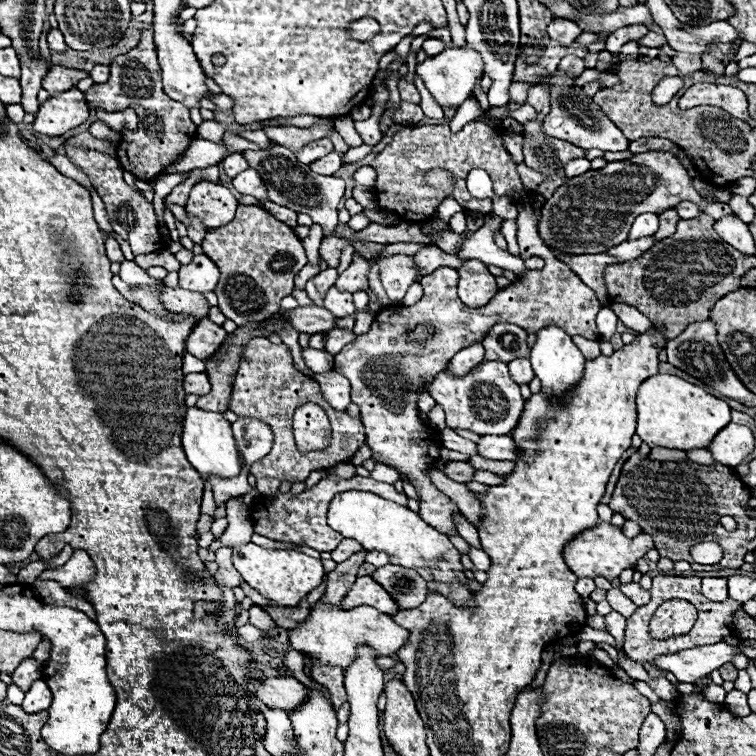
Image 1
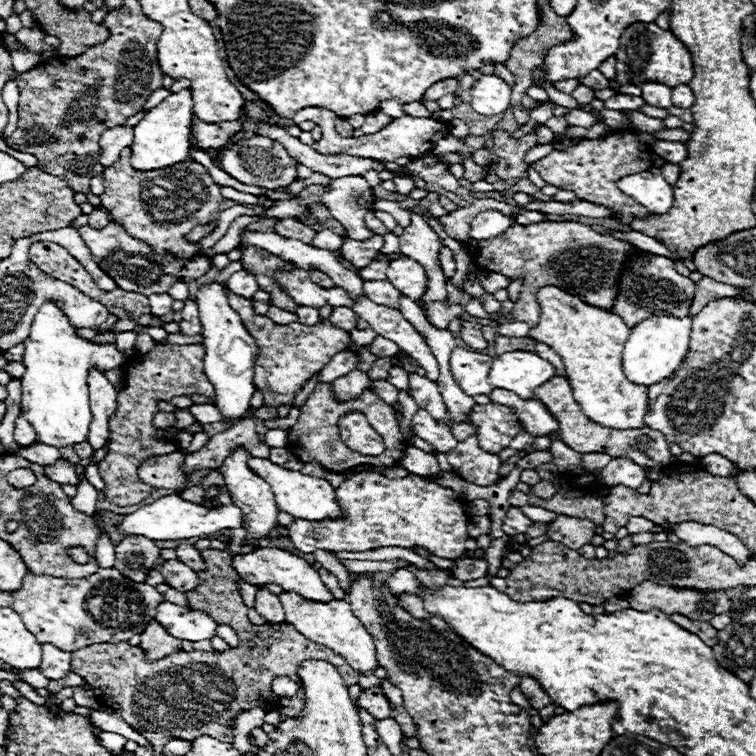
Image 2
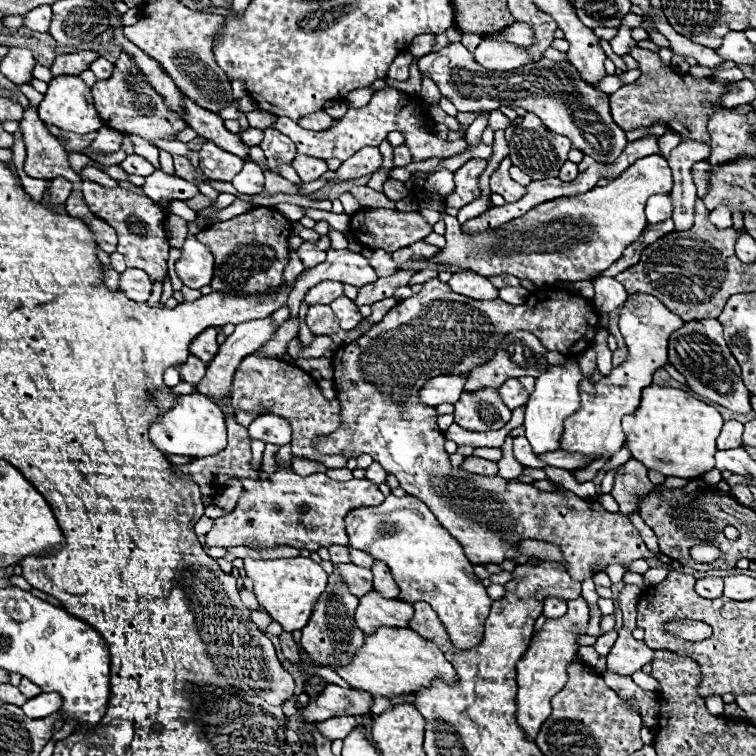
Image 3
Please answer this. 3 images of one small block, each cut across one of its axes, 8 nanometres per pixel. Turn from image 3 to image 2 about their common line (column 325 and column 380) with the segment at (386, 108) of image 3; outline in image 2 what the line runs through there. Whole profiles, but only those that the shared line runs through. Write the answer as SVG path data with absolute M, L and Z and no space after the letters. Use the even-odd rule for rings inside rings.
M300 108L294 114L294 118L310 118L312 122L316 122L322 128L322 138L316 142L316 152L326 154L326 156L348 154L348 156L358 156L358 158L394 162L400 156L412 158L412 156L430 152L430 150L434 150L438 140L442 140L450 134L446 122L440 122L440 120L434 120L434 118L414 118L414 116L408 116L408 114L392 120L386 128L382 128L376 134L366 134L366 136L358 136L358 138L342 138L334 130L334 112L330 112L326 108Z

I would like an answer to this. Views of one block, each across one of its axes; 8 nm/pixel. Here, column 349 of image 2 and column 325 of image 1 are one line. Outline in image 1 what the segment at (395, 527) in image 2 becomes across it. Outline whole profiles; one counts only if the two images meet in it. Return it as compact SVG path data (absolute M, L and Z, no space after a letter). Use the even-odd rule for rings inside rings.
M326 476L322 478L316 486L312 486L310 490L304 490L298 496L292 494L280 494L280 498L260 498L258 500L258 508L254 508L252 514L252 522L254 522L254 532L270 538L270 540L280 540L280 542L292 542L292 544L304 544L310 546L318 552L332 552L340 540L342 534L334 532L328 524L326 524L326 508L330 504L330 500L338 494L338 492L346 492L350 488L362 488L366 492L374 492L376 496L386 496L386 500L394 500L402 506L408 506L408 498L404 492L396 492L396 488L392 484L386 482L376 482L372 478L362 478L362 476L354 476L350 480L338 478L338 476Z

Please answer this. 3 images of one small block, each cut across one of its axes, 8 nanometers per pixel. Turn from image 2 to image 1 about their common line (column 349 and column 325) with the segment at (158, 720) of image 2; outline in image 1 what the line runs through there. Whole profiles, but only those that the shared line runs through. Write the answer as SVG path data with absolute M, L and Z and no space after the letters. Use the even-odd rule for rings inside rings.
M312 658L312 670L310 670L312 678L326 686L330 696L332 696L332 704L334 708L340 708L346 702L346 690L344 690L344 670L340 666L326 666L322 664L318 658Z

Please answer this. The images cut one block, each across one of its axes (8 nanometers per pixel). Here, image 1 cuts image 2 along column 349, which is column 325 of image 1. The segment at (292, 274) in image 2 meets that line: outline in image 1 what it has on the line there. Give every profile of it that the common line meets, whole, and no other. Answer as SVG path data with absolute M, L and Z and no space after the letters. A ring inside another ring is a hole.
M332 286L326 296L324 296L324 308L328 308L334 316L344 318L356 312L354 302L352 302L352 294L350 292L342 292L336 286Z

